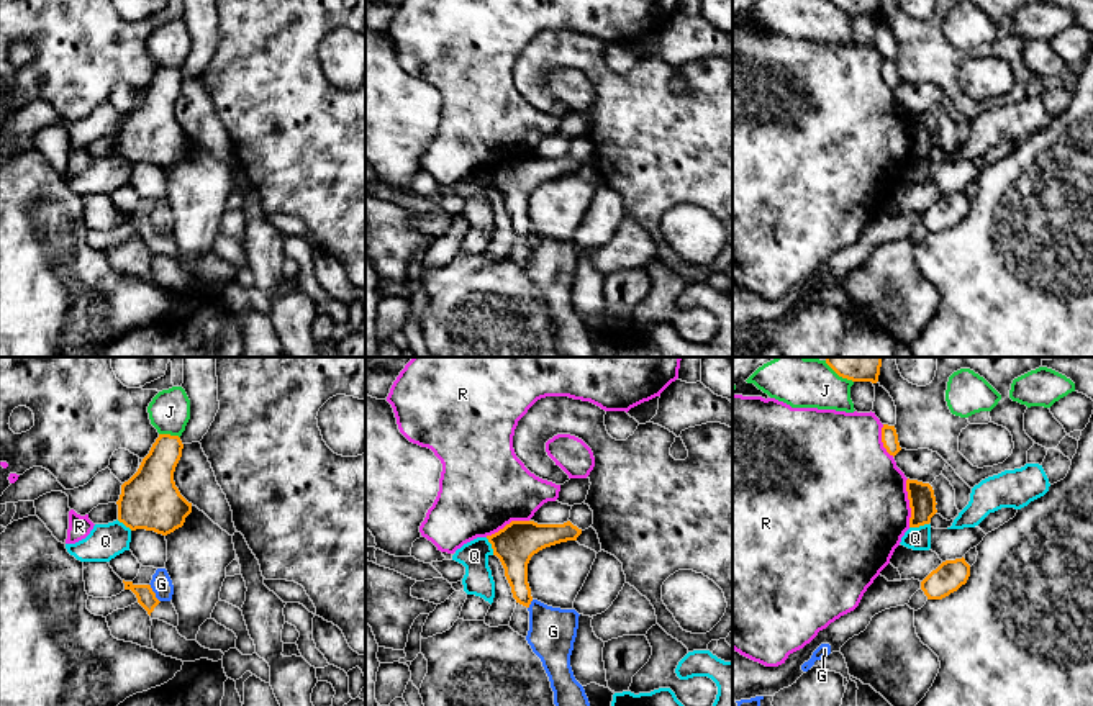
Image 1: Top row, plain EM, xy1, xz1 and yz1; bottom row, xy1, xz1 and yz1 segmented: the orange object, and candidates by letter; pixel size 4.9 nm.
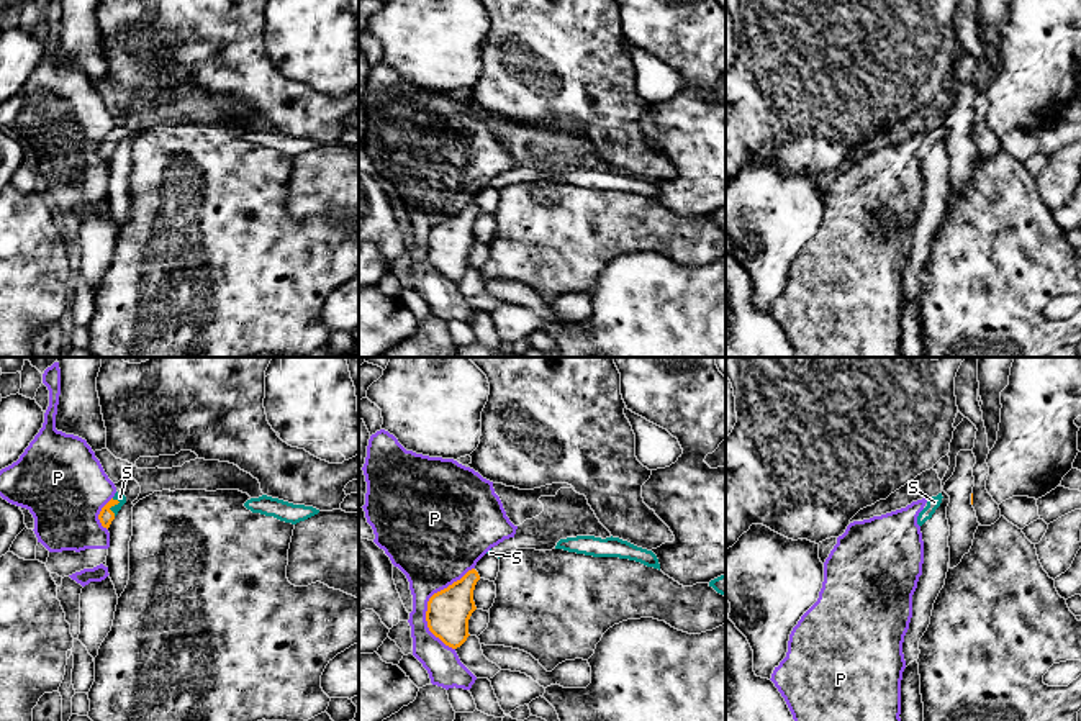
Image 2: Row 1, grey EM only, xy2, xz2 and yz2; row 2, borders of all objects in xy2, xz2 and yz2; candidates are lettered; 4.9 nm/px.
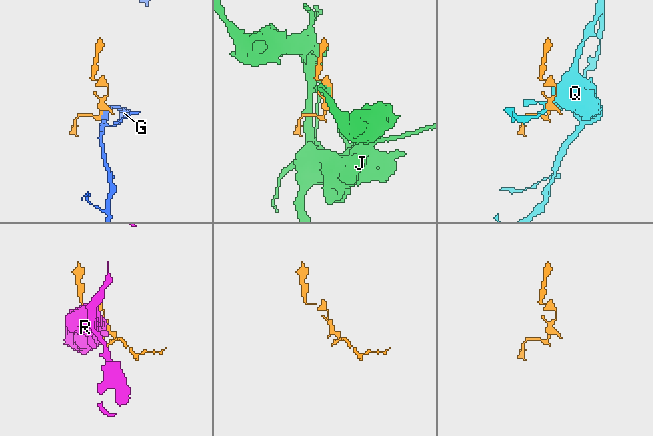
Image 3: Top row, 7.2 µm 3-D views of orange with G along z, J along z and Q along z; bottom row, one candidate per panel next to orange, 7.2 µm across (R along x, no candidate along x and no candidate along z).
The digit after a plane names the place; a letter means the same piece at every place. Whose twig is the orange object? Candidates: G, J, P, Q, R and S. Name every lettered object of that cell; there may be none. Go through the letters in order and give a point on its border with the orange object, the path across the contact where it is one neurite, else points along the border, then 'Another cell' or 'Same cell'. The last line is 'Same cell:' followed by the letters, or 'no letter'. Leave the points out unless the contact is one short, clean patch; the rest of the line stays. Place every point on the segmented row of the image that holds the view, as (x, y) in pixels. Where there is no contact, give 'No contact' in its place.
G: Touches orange at xy1 (154, 593). Boundary: xy1 (149, 583), (159, 601). Another cell
J: Touches orange at xy1 (169, 434). Another cell
P: Touches orange at xz2 (428, 603). Another cell
Q: Touches orange at yz1 (918, 526). Boundary: yz1 (928, 523), (910, 528). Another cell
R: Touches orange at yz1 (910, 503). Another cell
S: Touches orange at xy2 (113, 505). Path across: xy2 (105, 516), (113, 505), (120, 497). Same cell
Same cell: S

